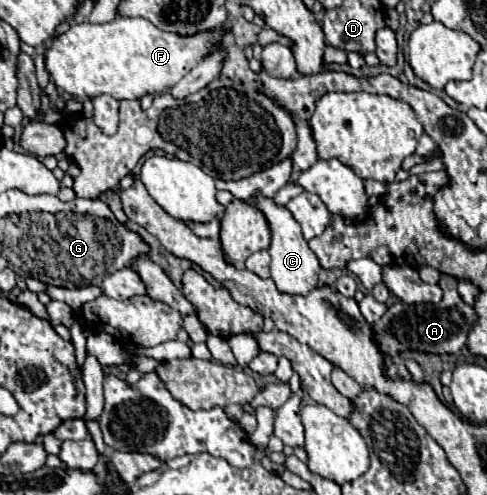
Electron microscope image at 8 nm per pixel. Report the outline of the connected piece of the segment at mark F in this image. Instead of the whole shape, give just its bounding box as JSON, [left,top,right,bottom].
[43,16,215,100]

